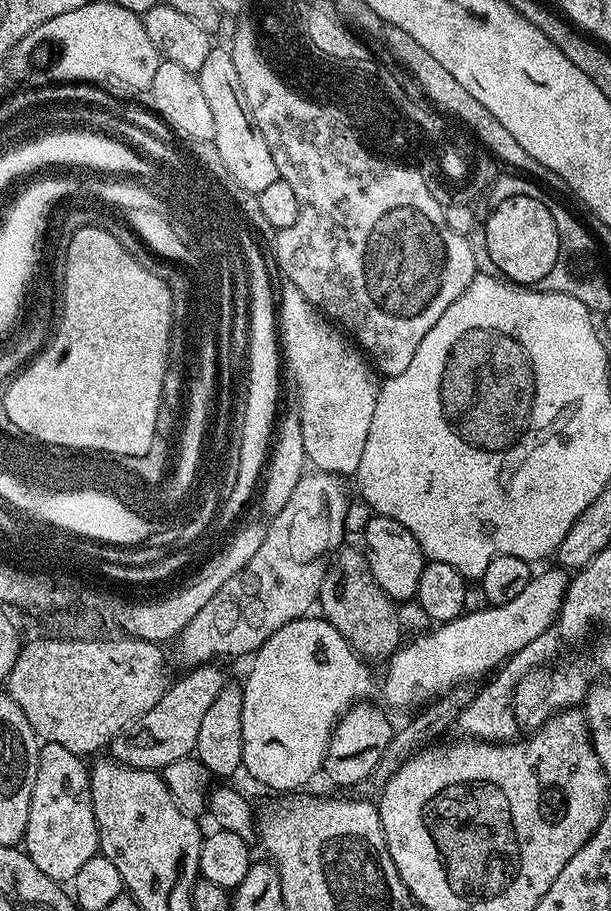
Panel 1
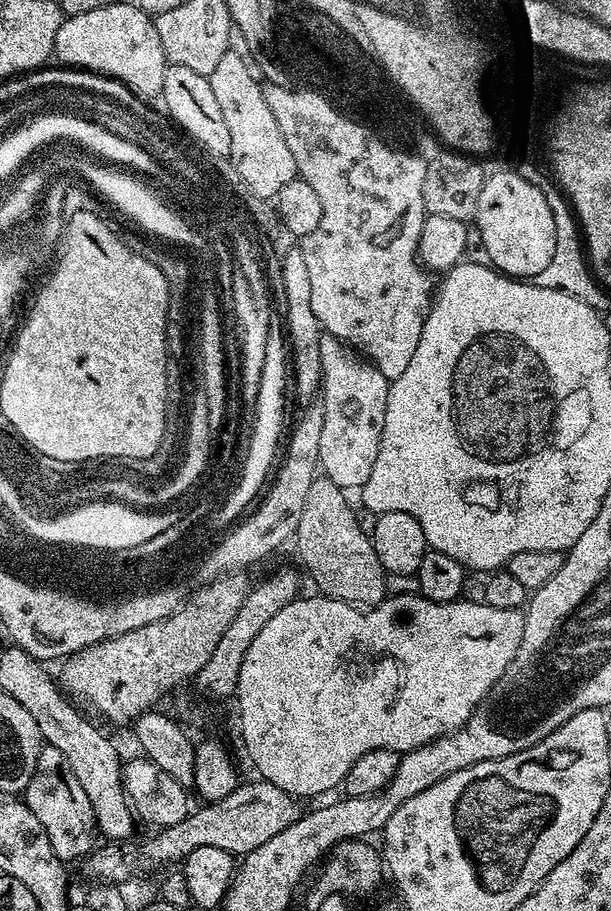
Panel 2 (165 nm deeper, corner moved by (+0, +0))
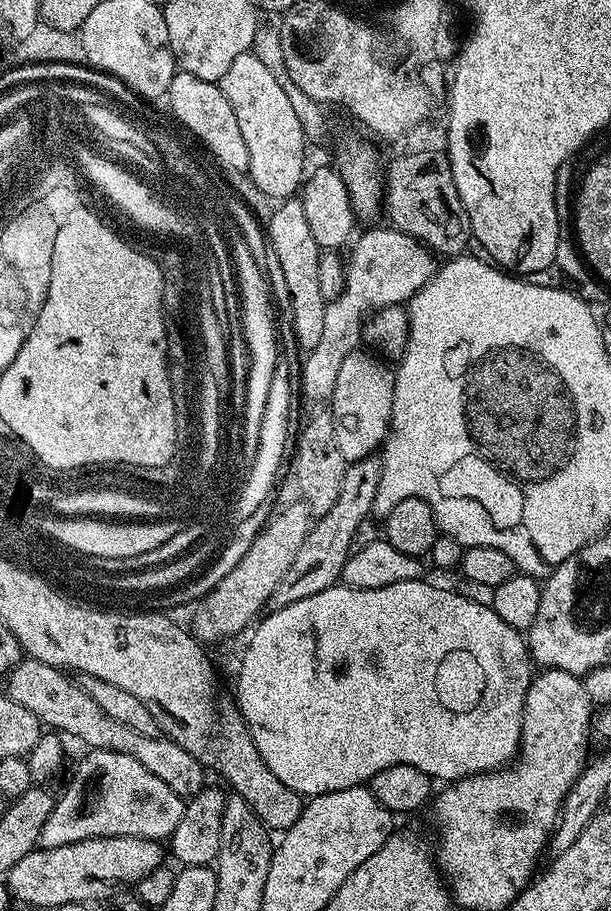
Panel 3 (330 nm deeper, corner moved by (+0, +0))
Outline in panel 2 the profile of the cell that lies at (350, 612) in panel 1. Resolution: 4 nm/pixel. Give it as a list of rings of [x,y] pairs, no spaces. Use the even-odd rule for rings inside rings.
[[[317,475],[310,491],[306,493],[306,506],[302,509],[301,520],[298,521],[298,530],[294,537],[296,552],[304,563],[303,571],[312,575],[317,593],[357,606],[380,604],[386,598],[386,573],[382,562],[378,562],[378,554],[374,554],[371,535],[364,532],[362,526],[358,526],[357,509],[352,508],[351,502],[344,496],[347,496],[345,489],[330,482],[328,476]]]

